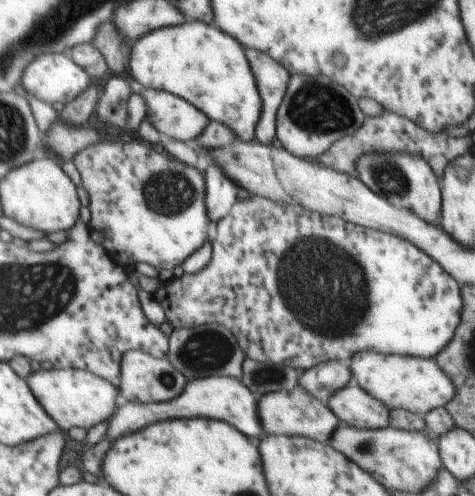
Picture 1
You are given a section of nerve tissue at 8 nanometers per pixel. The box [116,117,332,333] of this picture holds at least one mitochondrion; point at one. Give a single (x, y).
(168, 193)

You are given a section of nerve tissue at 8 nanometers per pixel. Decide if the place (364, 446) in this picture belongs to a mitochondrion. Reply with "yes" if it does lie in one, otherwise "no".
yes

